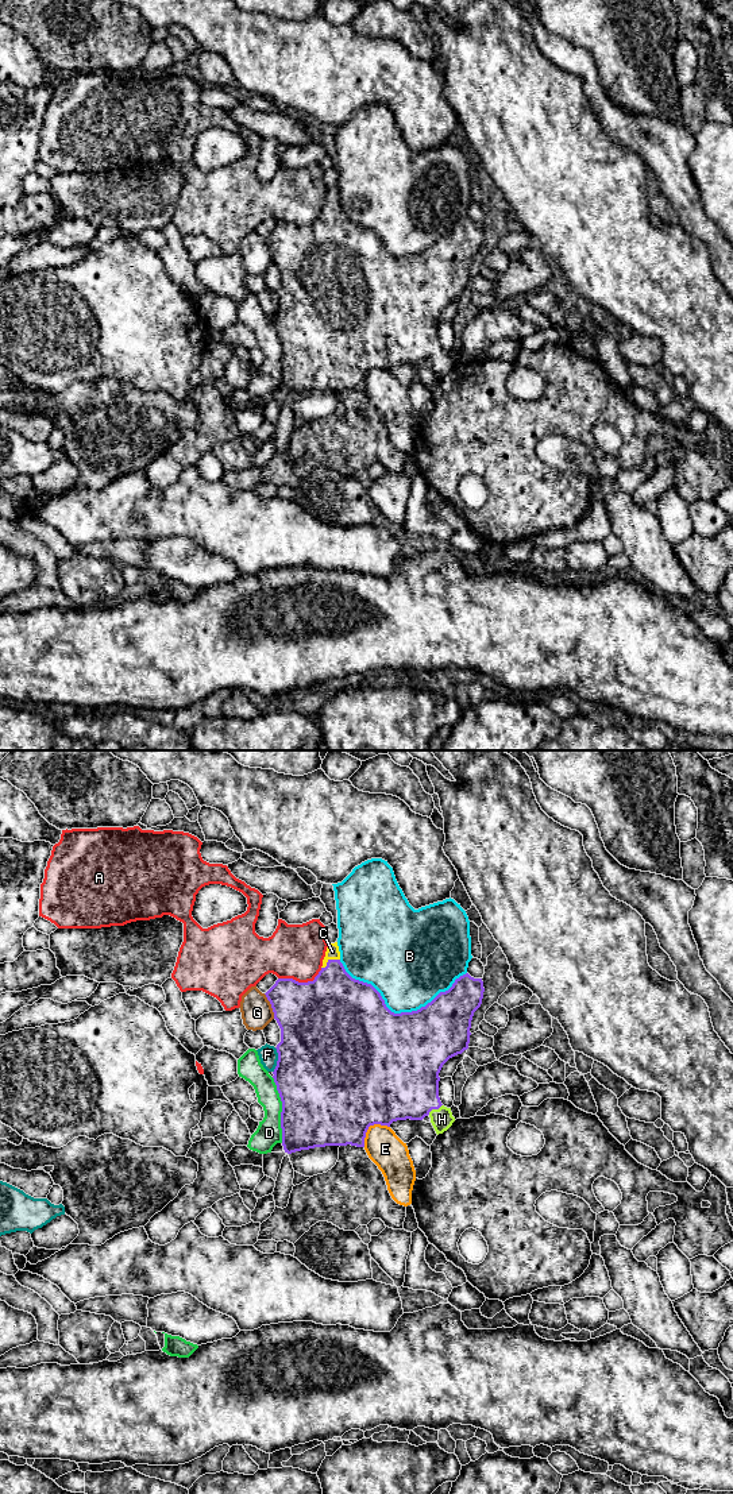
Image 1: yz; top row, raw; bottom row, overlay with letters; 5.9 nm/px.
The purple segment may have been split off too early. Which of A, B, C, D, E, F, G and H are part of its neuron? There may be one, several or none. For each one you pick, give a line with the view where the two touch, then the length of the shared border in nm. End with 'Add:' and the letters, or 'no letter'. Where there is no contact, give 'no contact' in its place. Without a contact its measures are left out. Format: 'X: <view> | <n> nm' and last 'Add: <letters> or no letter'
C: yz | 130 nm
H: yz | 110 nm
Add: C, H

